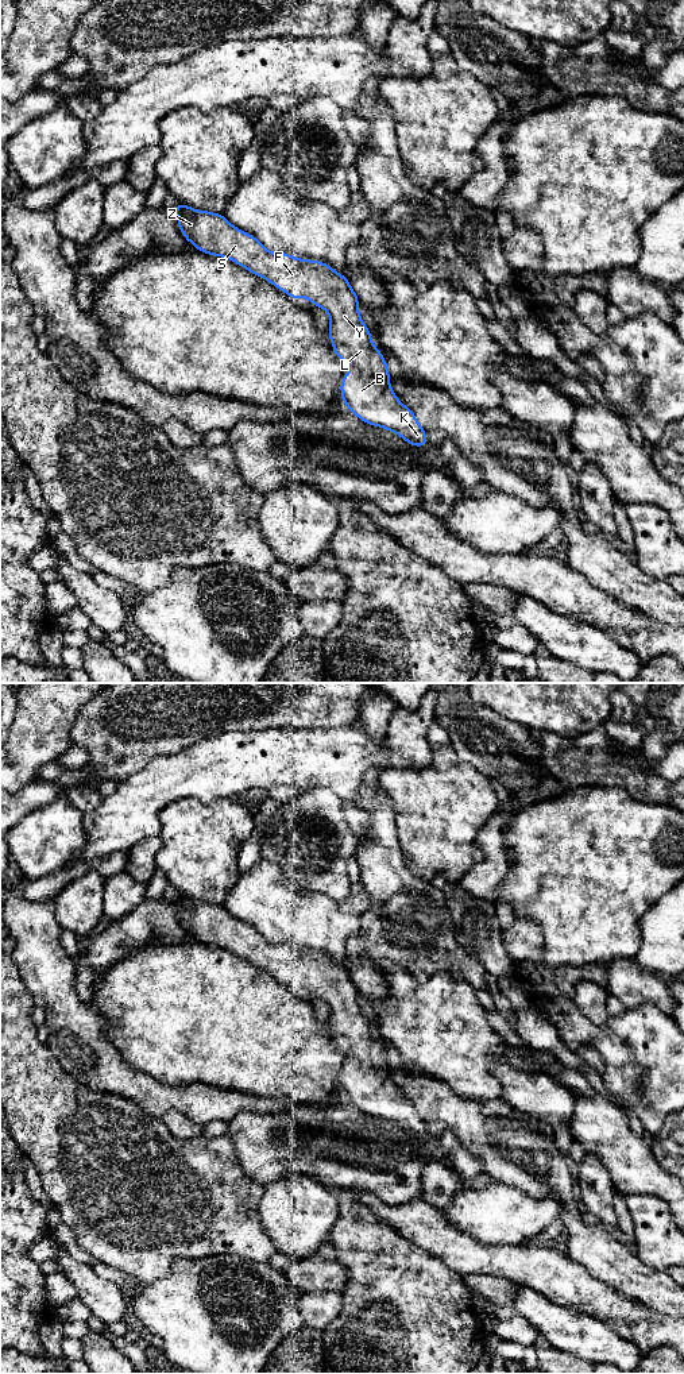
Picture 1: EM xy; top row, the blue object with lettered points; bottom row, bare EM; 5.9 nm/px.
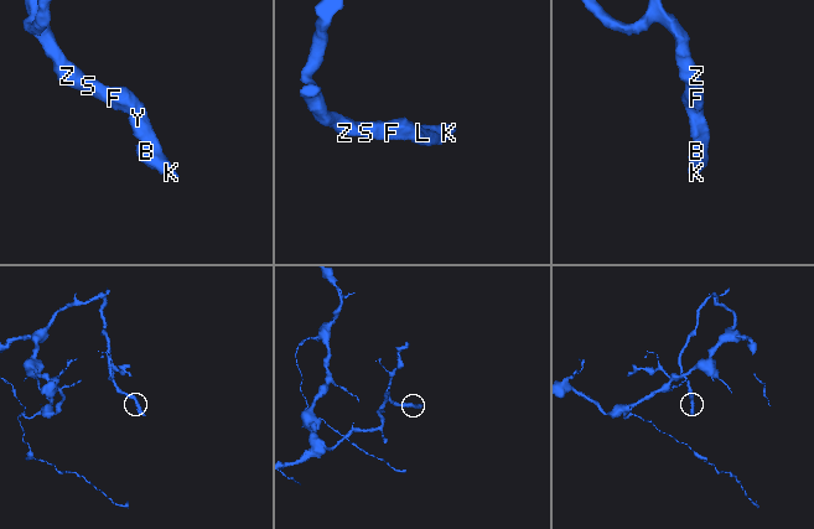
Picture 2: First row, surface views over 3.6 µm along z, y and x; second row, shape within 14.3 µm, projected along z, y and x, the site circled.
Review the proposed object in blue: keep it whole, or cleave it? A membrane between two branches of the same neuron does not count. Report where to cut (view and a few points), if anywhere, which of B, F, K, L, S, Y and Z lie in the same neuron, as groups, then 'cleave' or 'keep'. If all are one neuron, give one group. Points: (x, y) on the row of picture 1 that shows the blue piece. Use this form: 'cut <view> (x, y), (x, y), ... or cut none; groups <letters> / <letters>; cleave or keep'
cut none; groups B F K L S Y Z; keep

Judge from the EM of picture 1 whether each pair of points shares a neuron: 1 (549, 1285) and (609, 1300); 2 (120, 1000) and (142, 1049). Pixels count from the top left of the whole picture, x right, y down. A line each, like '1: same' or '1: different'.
1: same
2: same

